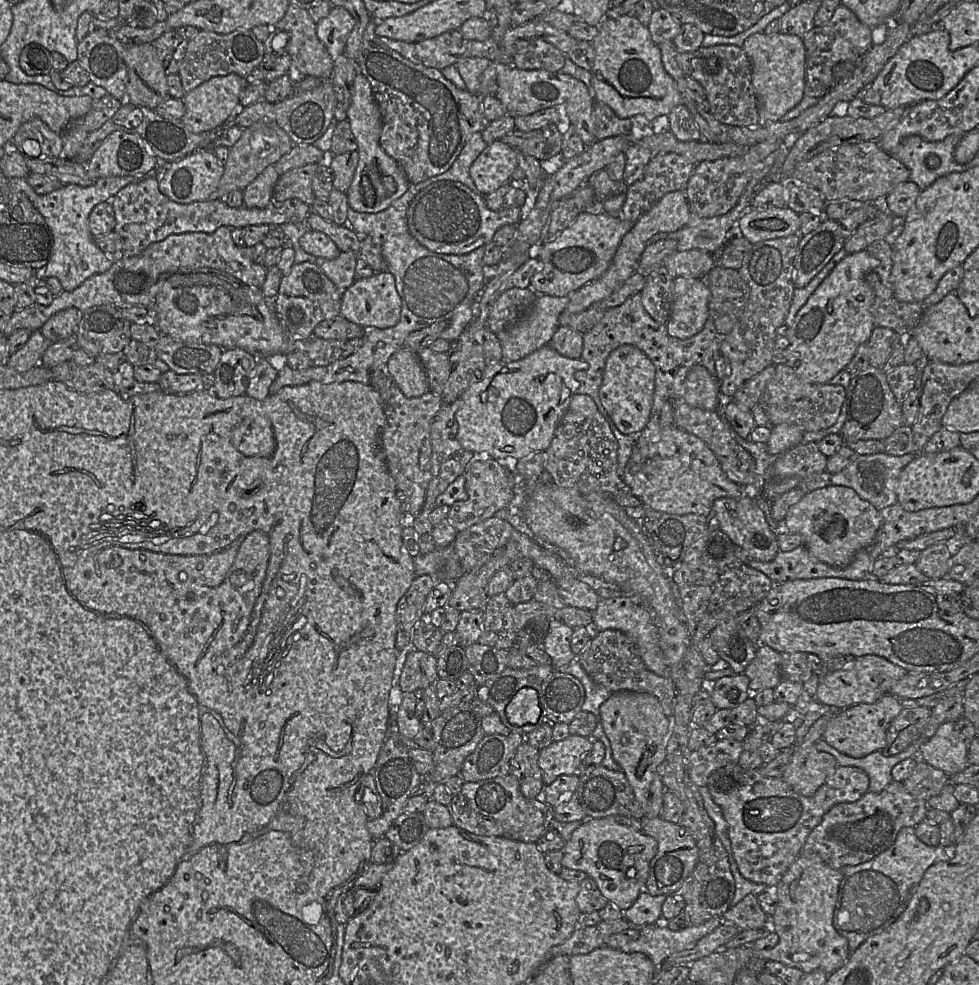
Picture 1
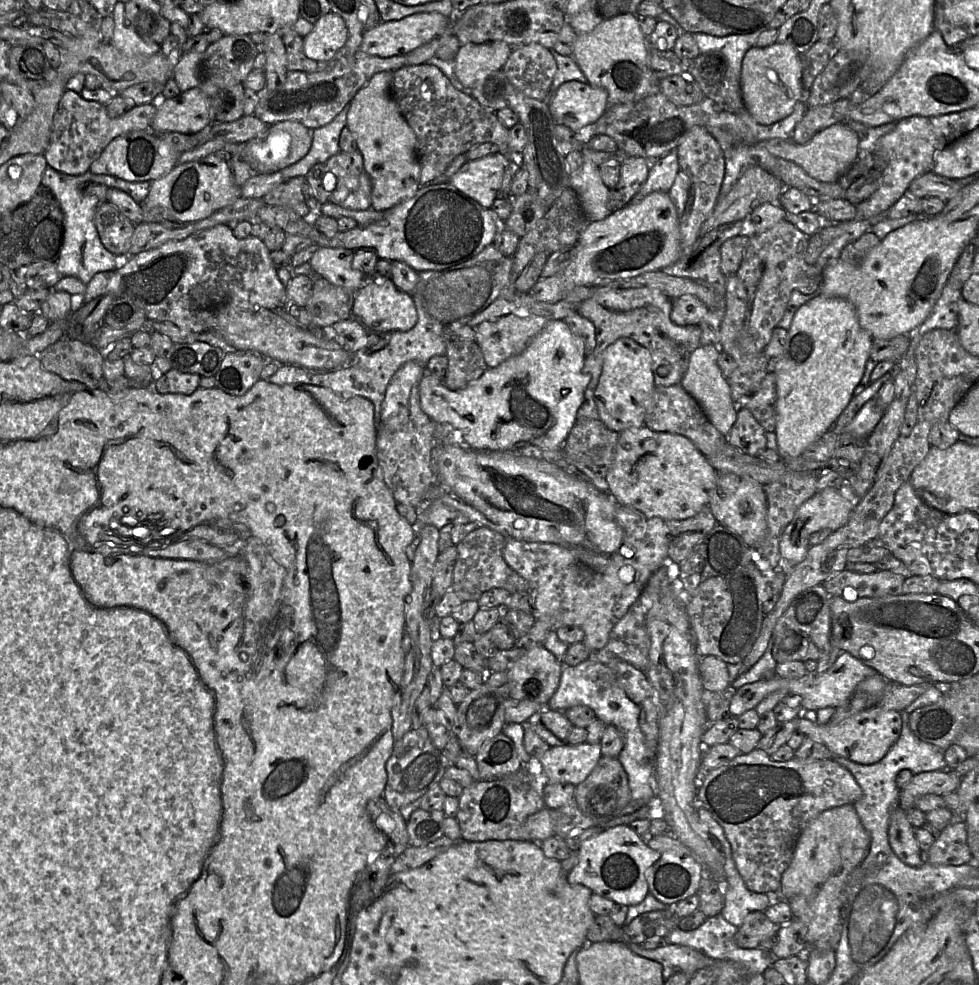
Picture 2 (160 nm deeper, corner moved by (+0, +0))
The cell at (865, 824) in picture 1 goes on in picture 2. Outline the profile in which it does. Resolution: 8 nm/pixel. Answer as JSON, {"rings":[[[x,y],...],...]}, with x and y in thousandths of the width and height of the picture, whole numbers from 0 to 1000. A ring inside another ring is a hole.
{"rings":[[[949,783],[935,786],[933,791],[919,801],[918,818],[926,824],[935,819],[936,812],[943,807],[963,808],[977,804],[983,789],[972,783]]]}

